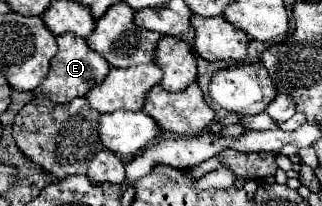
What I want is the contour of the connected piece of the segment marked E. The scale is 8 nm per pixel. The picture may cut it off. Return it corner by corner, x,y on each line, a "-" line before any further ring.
70,33
58,35
56,43
58,43
58,51
50,61
50,71
44,77
44,81
40,83
38,91
54,103
68,103
74,97
84,97
90,87
96,87
98,83
102,83
102,79
108,75
110,67
108,67
106,59
102,55
94,53
86,45
86,39
82,39
82,37
76,37

